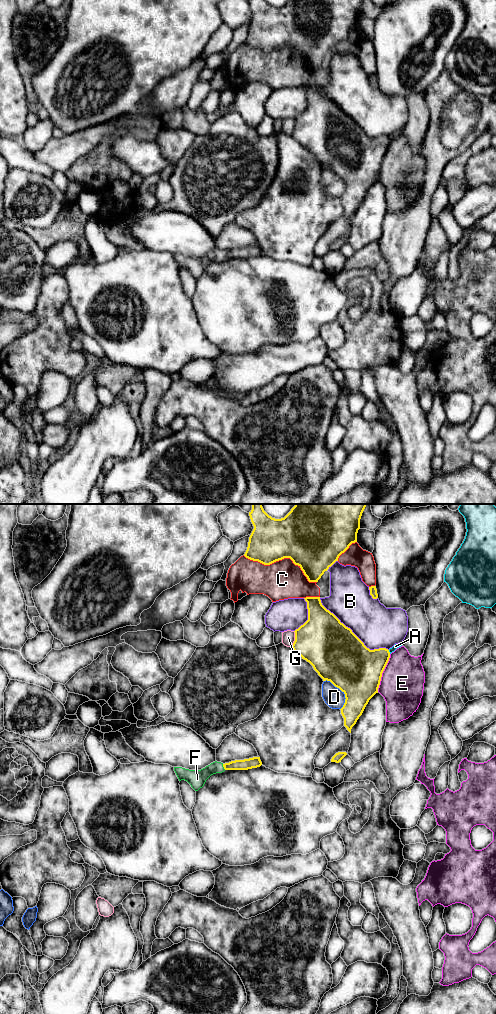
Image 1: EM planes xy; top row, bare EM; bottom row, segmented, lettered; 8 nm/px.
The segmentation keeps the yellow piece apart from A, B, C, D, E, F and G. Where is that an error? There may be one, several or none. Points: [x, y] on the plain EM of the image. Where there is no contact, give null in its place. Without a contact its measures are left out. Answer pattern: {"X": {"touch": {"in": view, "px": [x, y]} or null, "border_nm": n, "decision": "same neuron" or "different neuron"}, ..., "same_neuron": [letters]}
{"A": {"touch": {"in": "xy", "px": [389, 140]}, "border_nm": 40, "decision": "different neuron"}, "B": {"touch": {"in": "xy", "px": [352, 120]}, "border_nm": 700, "decision": "different neuron"}, "C": {"touch": {"in": "xy", "px": [282, 46]}, "border_nm": 650, "decision": "different neuron"}, "D": {"touch": {"in": "xy", "px": [342, 179]}, "border_nm": 280, "decision": "different neuron"}, "E": {"touch": {"in": "xy", "px": [382, 160]}, "border_nm": 320, "decision": "different neuron"}, "F": {"touch": {"in": "xy", "px": [223, 254]}, "border_nm": 50, "decision": "same neuron"}, "G": {"touch": {"in": "xy", "px": [295, 127]}, "border_nm": 130, "decision": "different neuron"}, "same_neuron": ["F"]}

